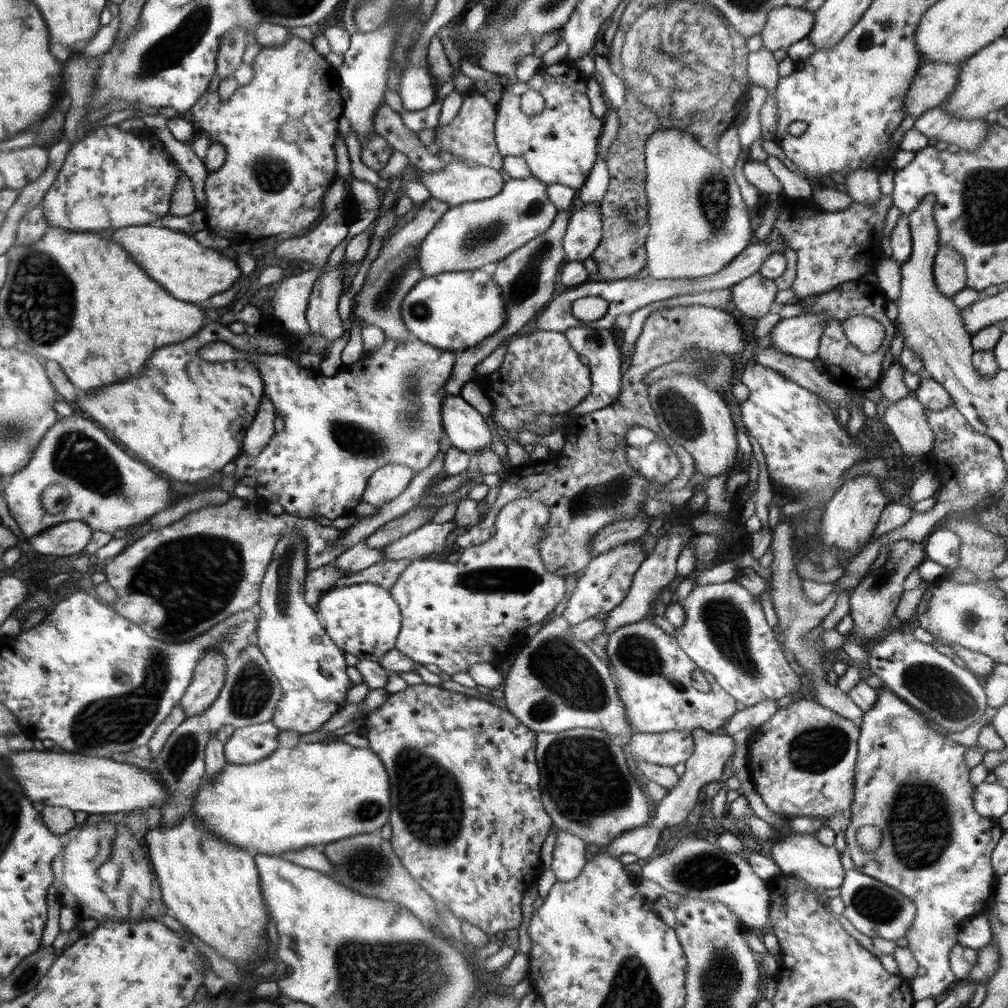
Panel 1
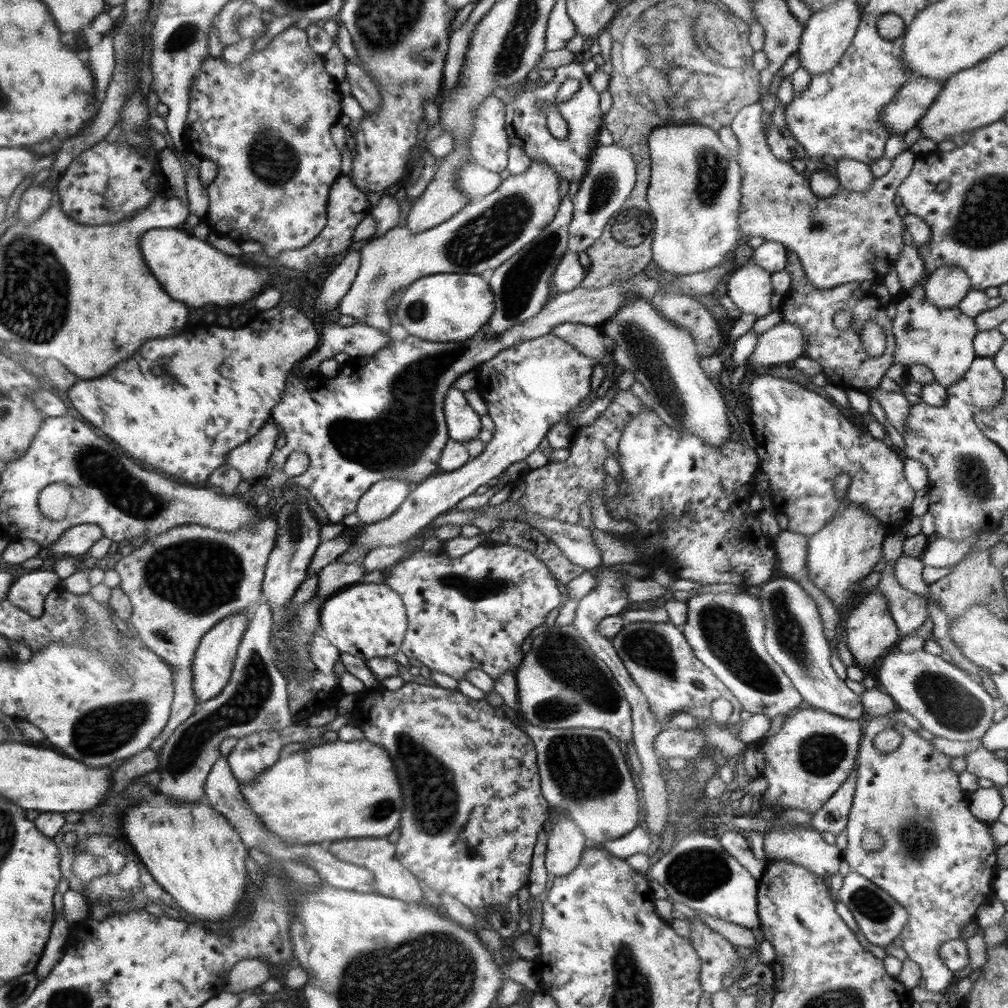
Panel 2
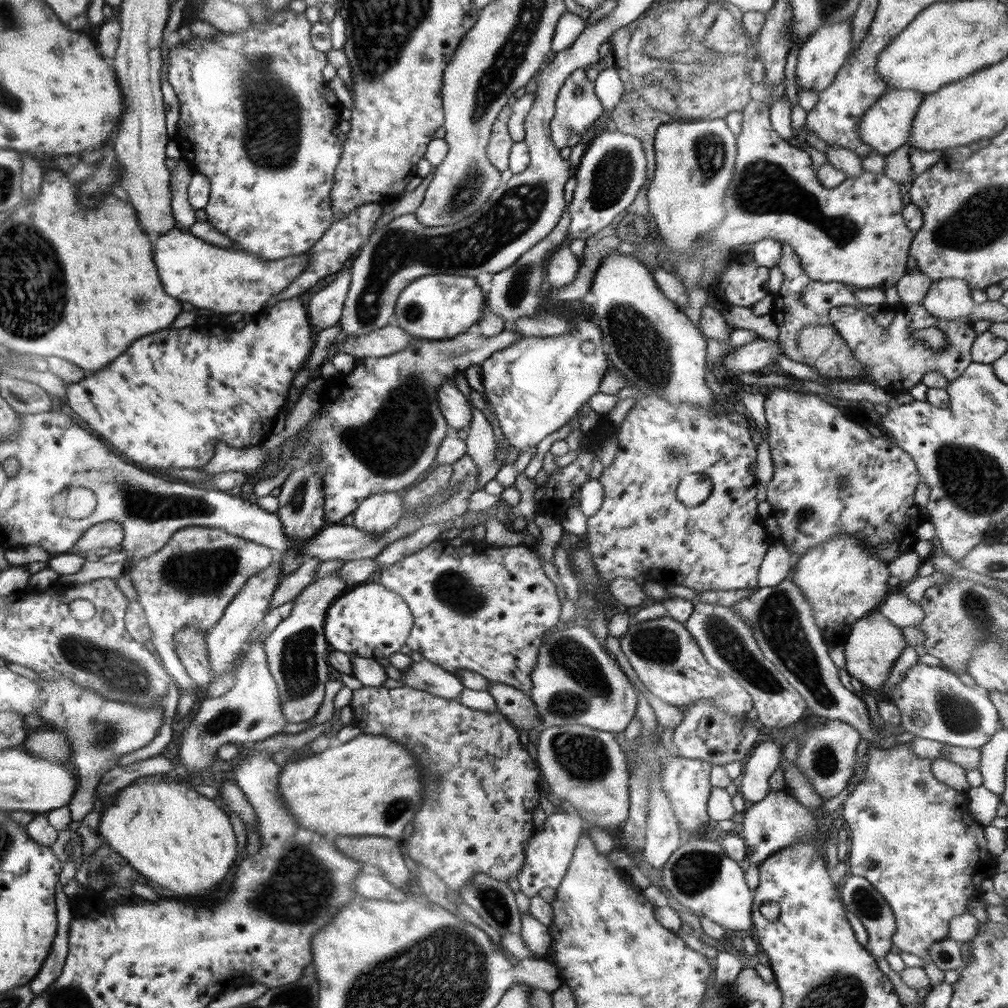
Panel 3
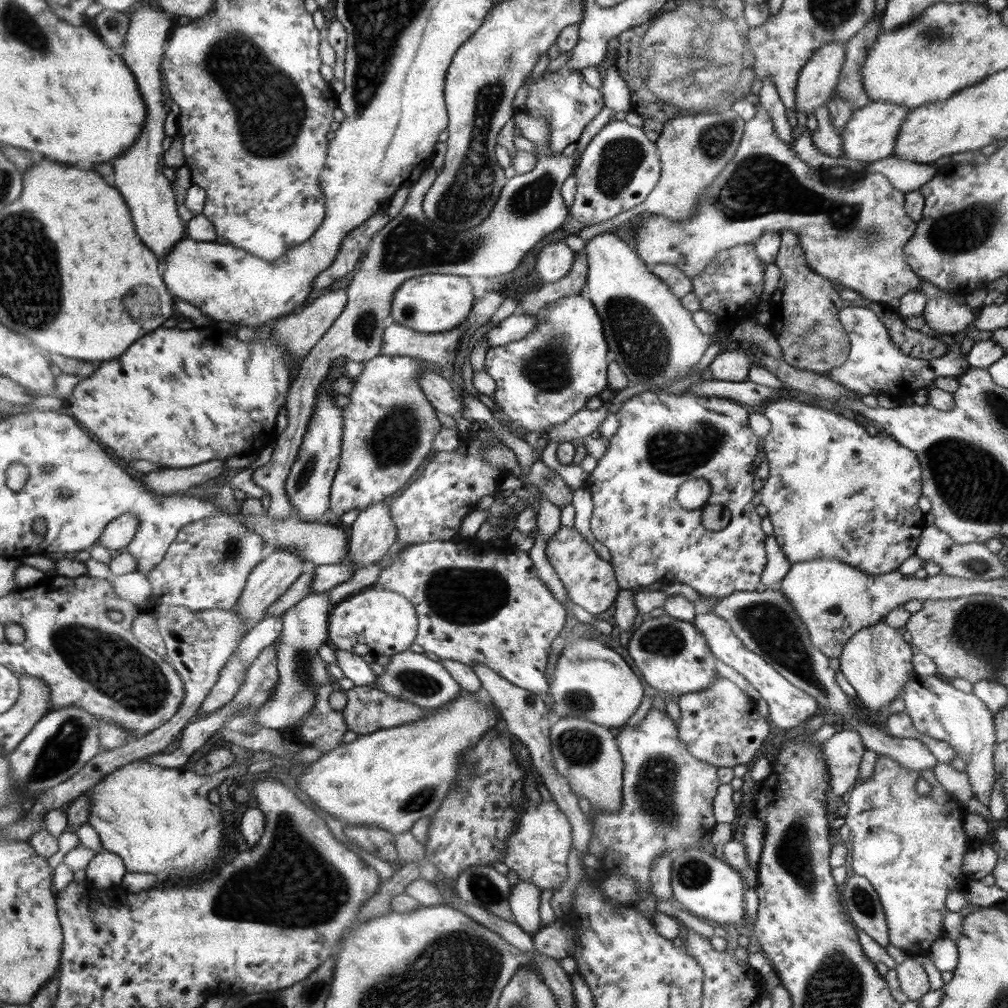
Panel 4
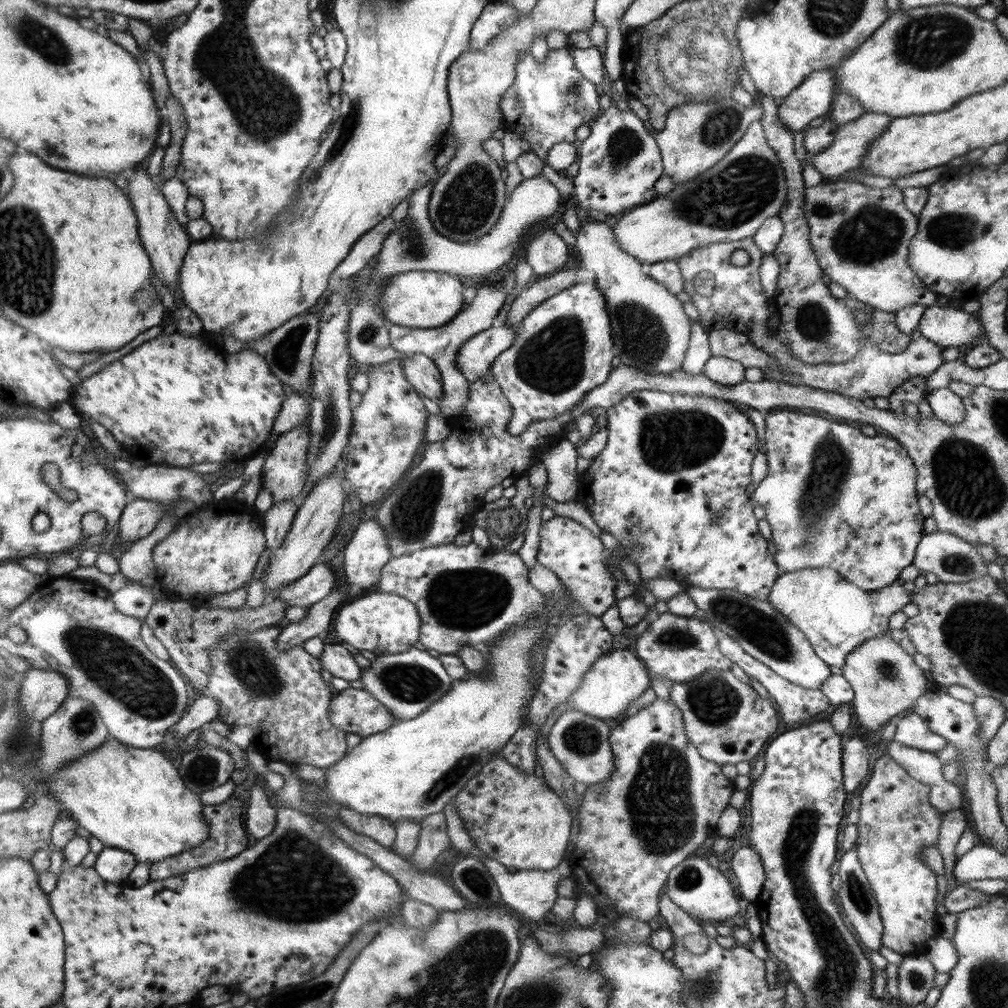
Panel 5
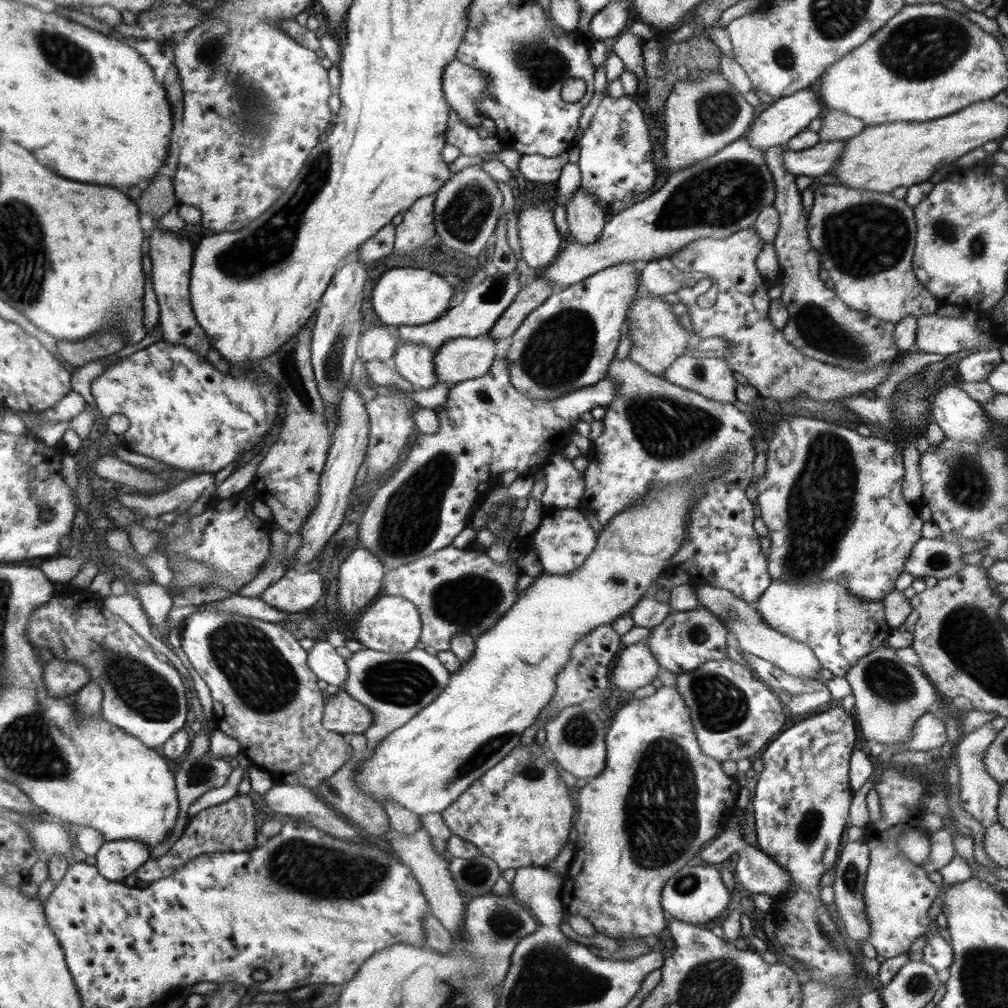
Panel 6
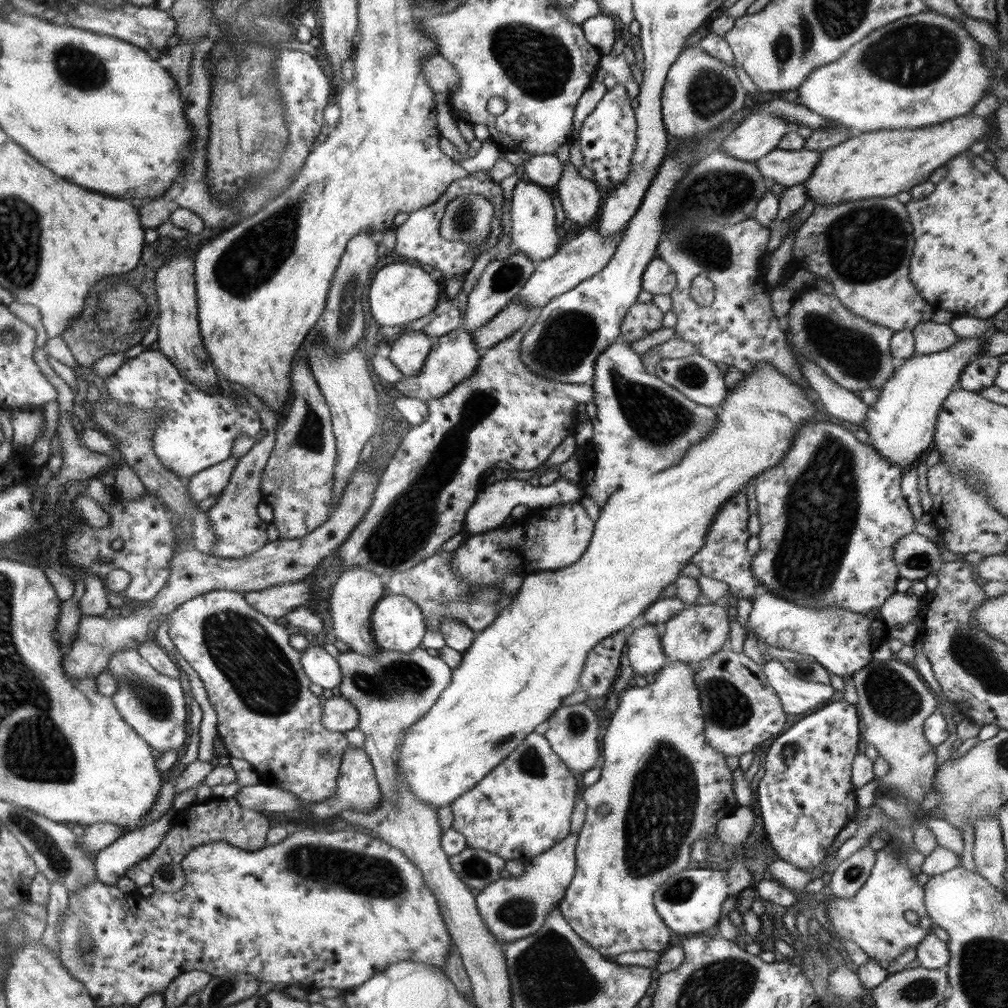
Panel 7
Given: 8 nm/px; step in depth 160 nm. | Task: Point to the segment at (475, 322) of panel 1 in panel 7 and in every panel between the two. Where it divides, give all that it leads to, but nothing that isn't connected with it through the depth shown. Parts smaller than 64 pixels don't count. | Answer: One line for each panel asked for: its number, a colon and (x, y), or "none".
2: (444, 307)
3: (436, 307)
4: (430, 303)
5: (419, 299)
6: (404, 296)
7: (399, 294)

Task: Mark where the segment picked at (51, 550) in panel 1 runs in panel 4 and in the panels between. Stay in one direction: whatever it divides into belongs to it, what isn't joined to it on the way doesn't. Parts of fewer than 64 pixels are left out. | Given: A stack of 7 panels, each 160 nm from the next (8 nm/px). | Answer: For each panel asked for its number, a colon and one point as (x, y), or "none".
2: (75, 541)
3: (109, 534)
4: (119, 533)

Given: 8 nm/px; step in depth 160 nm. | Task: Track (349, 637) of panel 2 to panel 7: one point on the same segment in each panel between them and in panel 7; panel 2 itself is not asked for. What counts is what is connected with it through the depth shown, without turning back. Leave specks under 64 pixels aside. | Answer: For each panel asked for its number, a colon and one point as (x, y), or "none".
3: (368, 620)
4: (378, 622)
5: (383, 623)
6: (392, 624)
7: (397, 624)

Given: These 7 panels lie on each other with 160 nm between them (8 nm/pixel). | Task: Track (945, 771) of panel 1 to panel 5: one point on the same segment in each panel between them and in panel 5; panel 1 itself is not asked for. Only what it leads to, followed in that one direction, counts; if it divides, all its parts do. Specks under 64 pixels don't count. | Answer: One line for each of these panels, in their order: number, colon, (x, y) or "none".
2: (938, 861)
3: (910, 836)
4: (910, 847)
5: (896, 821)

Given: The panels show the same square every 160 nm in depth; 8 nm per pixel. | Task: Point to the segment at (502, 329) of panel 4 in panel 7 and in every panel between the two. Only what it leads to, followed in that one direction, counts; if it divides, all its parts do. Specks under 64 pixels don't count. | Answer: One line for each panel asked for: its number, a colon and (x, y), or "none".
5: (475, 356)
6: (463, 358)
7: (455, 356)

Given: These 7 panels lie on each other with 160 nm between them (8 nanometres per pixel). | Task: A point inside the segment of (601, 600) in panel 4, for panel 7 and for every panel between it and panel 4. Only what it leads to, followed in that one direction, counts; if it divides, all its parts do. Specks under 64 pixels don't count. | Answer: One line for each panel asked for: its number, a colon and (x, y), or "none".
5: (576, 556)
6: (564, 539)
7: (546, 539)

